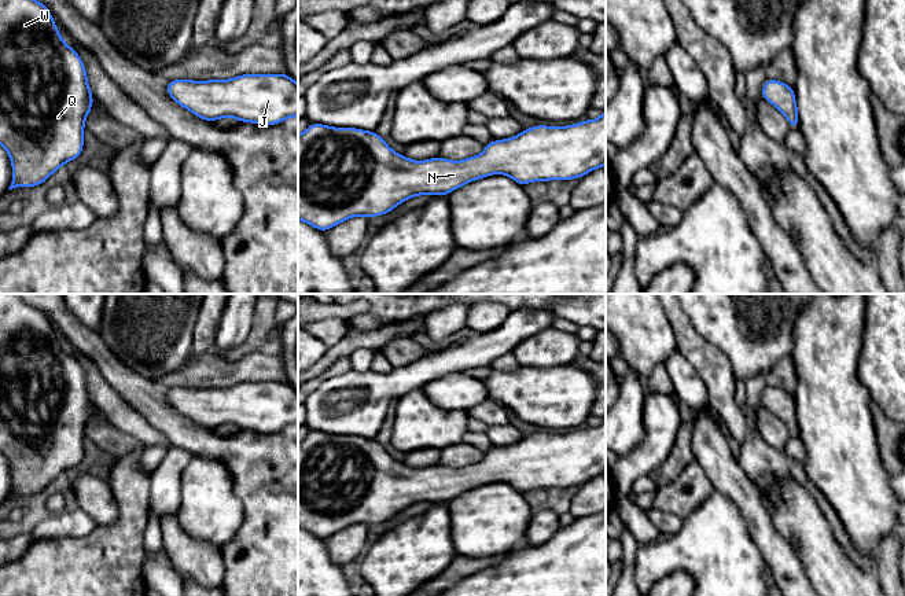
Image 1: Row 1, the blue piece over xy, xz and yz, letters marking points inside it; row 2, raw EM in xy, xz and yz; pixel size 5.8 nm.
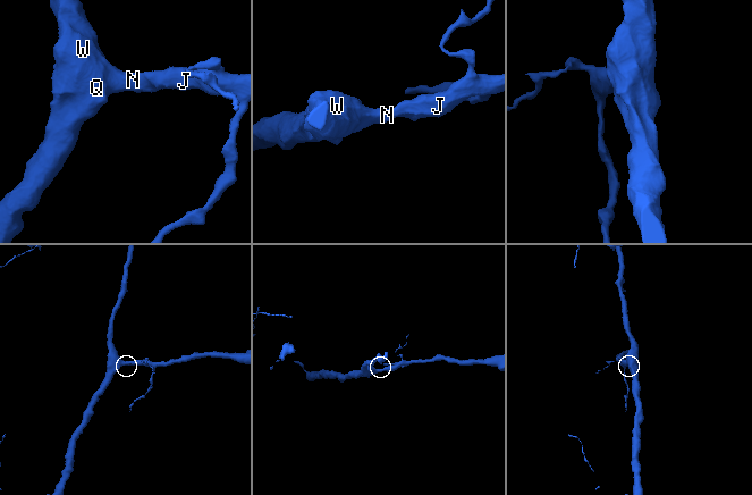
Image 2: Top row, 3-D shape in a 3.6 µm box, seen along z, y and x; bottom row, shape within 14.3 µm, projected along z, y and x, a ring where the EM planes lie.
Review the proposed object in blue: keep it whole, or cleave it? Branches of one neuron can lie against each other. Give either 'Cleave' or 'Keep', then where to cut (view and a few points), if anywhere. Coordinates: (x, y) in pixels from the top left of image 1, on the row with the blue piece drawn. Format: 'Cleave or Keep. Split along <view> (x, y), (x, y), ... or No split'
Keep. No split

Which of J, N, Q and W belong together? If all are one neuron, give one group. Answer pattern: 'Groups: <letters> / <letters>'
Groups: J N Q W

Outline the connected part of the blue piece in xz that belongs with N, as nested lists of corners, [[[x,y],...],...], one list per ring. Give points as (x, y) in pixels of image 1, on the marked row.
[[[603,108],[603,114],[597,119],[586,119],[584,122],[567,125],[567,126],[547,126],[547,125],[536,125],[533,128],[529,128],[526,130],[522,130],[519,135],[511,137],[511,139],[503,139],[503,140],[492,140],[485,146],[485,150],[481,155],[468,157],[463,161],[449,161],[446,158],[438,157],[431,158],[426,161],[412,161],[406,158],[402,154],[397,154],[393,151],[385,139],[379,136],[375,132],[371,130],[361,130],[358,128],[334,128],[330,125],[323,124],[309,124],[308,129],[298,135],[298,220],[312,225],[313,228],[325,232],[331,229],[332,227],[343,222],[347,218],[353,218],[356,216],[364,216],[367,218],[383,216],[390,213],[394,207],[397,207],[400,203],[408,200],[409,198],[417,196],[417,195],[448,195],[452,191],[474,181],[483,179],[490,174],[505,174],[509,176],[512,180],[515,180],[519,185],[525,187],[531,181],[548,181],[548,180],[571,180],[571,179],[581,179],[585,174],[588,174],[591,170],[600,169],[606,166],[606,108]]]

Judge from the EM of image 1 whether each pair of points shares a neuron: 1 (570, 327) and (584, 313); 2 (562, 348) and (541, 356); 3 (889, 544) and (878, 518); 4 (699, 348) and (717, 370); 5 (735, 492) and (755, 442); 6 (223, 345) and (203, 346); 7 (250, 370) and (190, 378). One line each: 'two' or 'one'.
1: two
2: one
3: two
4: one
5: two
6: two
7: one

